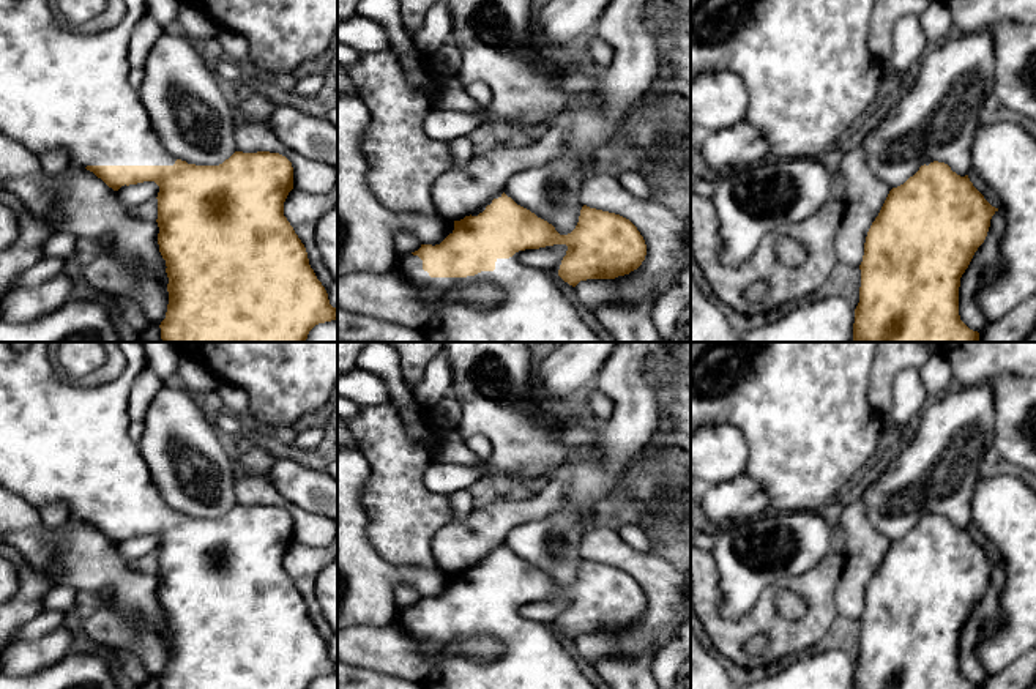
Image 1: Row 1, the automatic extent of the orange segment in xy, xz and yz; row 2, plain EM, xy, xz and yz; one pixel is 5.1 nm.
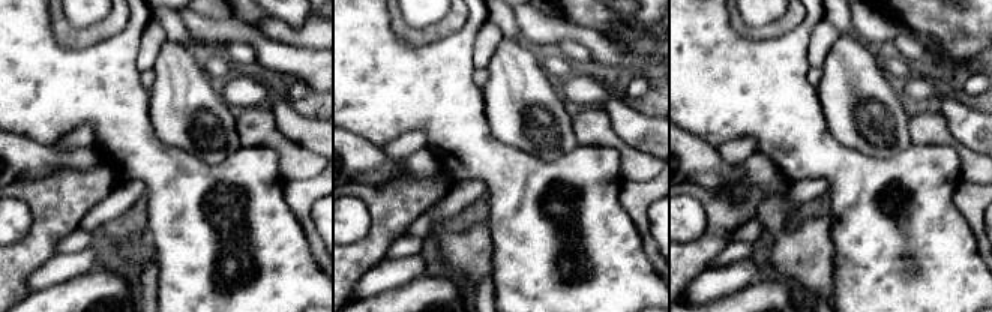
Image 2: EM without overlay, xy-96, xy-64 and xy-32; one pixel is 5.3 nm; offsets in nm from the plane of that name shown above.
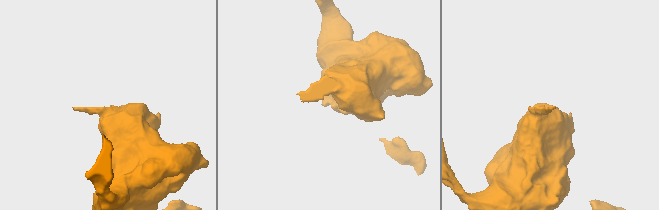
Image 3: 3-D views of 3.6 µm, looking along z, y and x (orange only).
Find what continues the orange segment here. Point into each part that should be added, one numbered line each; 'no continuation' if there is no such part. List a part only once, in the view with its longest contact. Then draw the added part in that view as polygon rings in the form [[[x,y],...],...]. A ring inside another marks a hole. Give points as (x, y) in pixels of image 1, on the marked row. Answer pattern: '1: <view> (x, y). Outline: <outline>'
1: xz (533, 309). Outline: [[[516,252],[509,259],[497,259],[494,271],[481,271],[467,277],[430,277],[423,260],[408,254],[394,263],[421,292],[434,309],[423,333],[430,342],[602,342],[580,318],[572,304],[557,287],[546,270],[527,266]],[[473,282],[490,282],[503,290],[503,300],[490,309],[478,309],[456,296],[457,290]]]

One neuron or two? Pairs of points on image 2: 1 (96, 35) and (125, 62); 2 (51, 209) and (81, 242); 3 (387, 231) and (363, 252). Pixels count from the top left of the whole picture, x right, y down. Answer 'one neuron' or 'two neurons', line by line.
1: two neurons
2: two neurons
3: one neuron

